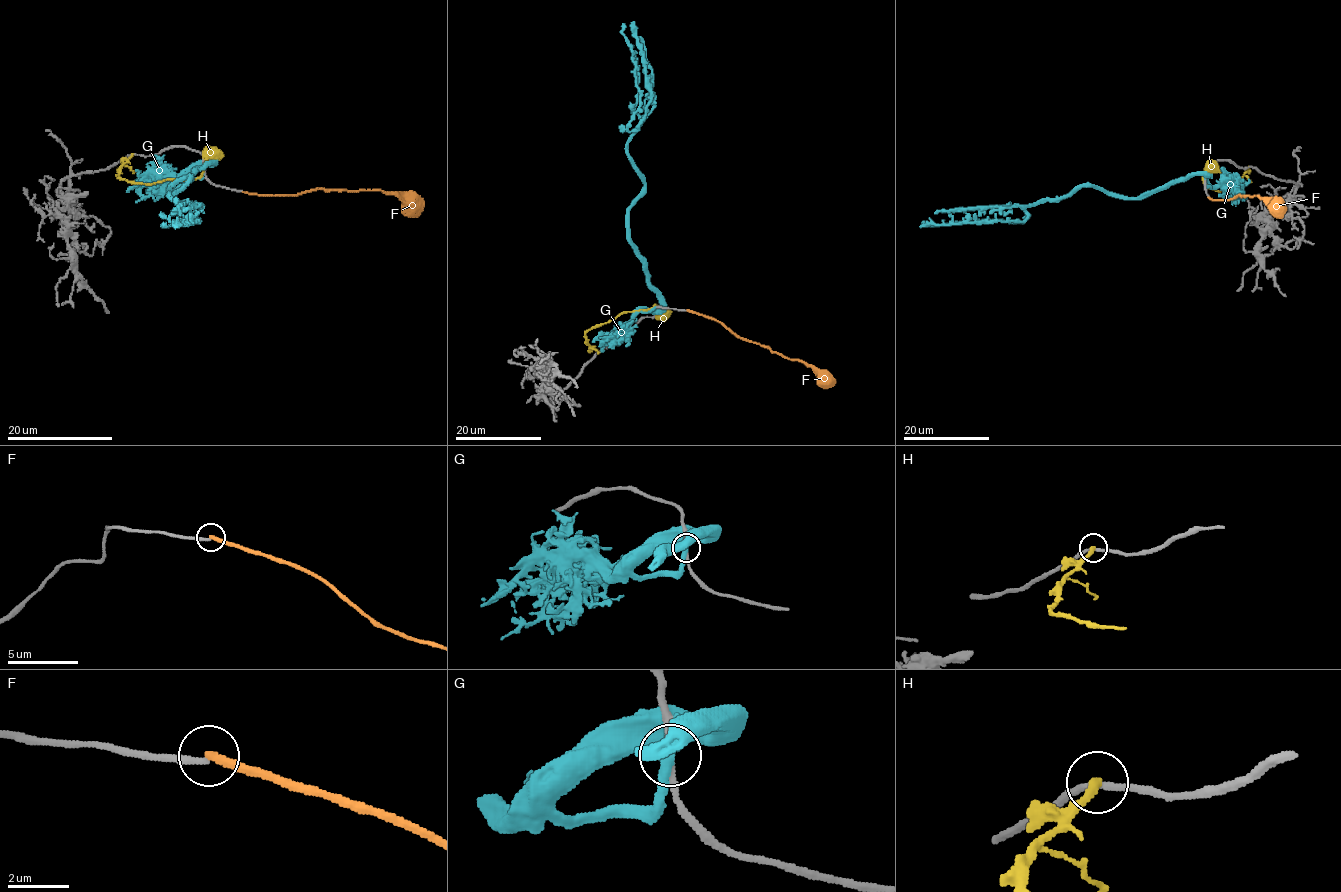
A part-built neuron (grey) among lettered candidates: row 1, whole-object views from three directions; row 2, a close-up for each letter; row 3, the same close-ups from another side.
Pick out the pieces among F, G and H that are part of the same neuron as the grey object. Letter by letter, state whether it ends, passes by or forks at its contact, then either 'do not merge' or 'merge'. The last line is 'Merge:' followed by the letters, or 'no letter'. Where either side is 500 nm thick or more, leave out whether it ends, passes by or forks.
F: it ends | do not merge
G: it passes by | do not merge
H: it ends | do not merge
Merge: no letter

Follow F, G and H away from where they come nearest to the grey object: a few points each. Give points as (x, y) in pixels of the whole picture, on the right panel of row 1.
F: (1207, 197), (1215, 200), (1229, 200), (1236, 195), (1274, 197), (1285, 210)
G: (1204, 178), (1210, 186), (1189, 173), (1134, 197), (1074, 187), (1018, 222), (921, 222)
H: (1249, 166), (1231, 186), (1216, 191), (1204, 183), (1203, 178), (1205, 167), (1214, 160)

